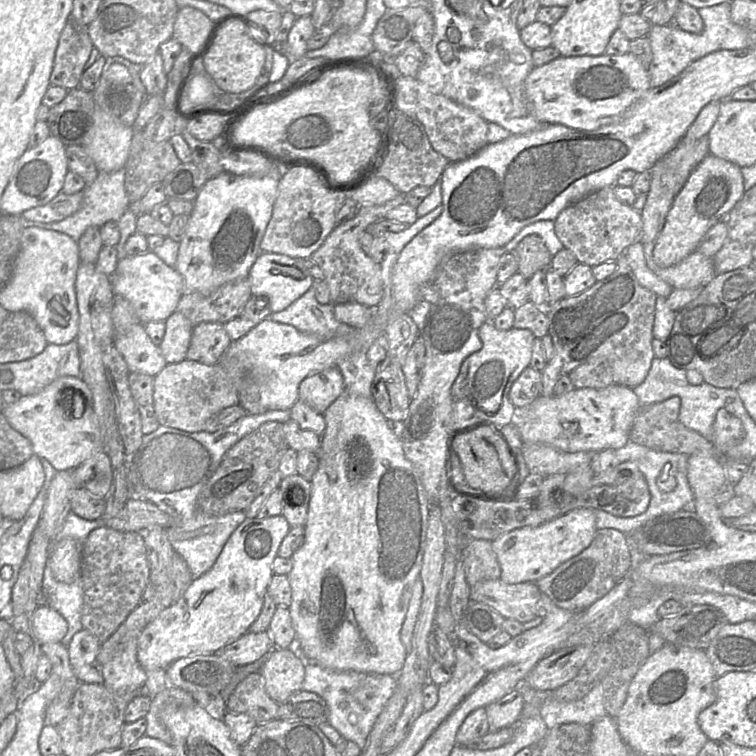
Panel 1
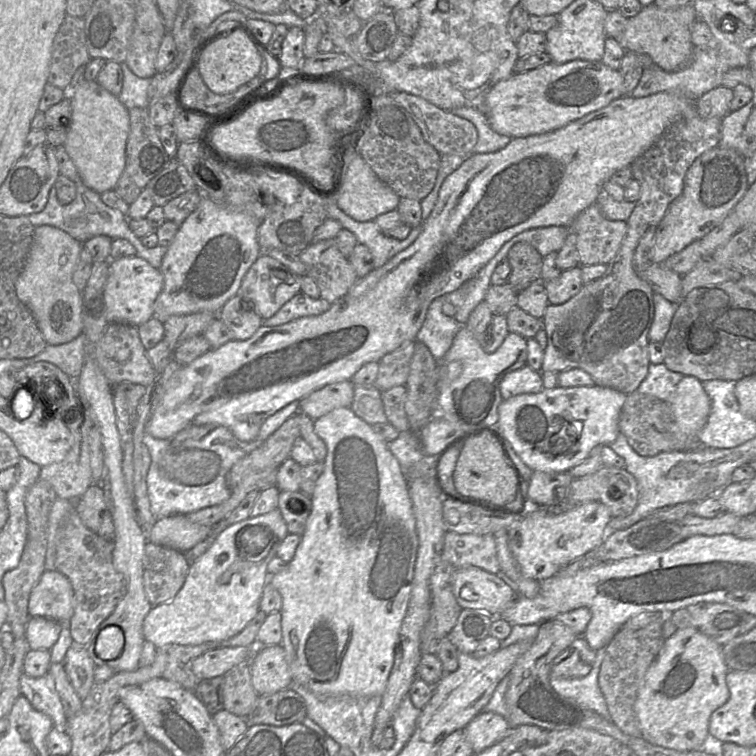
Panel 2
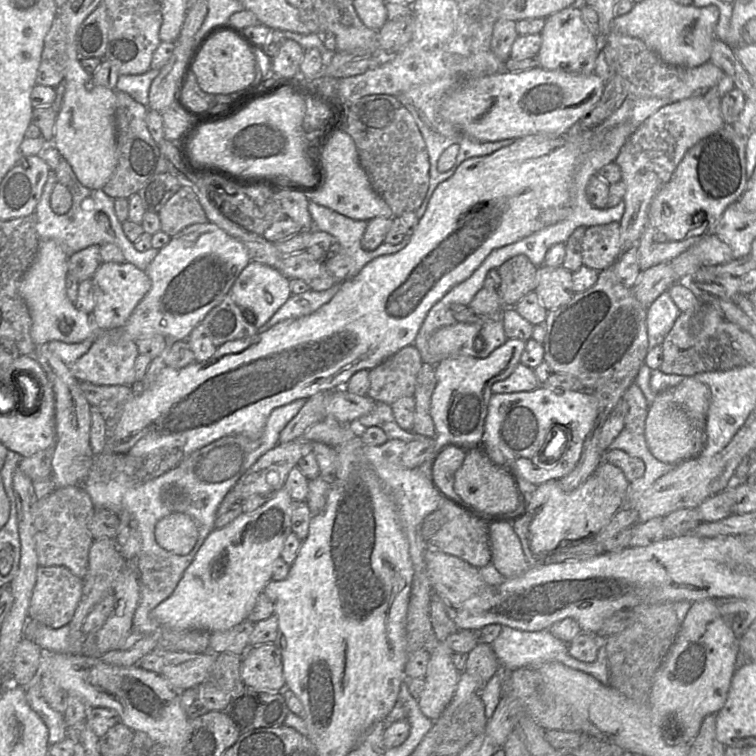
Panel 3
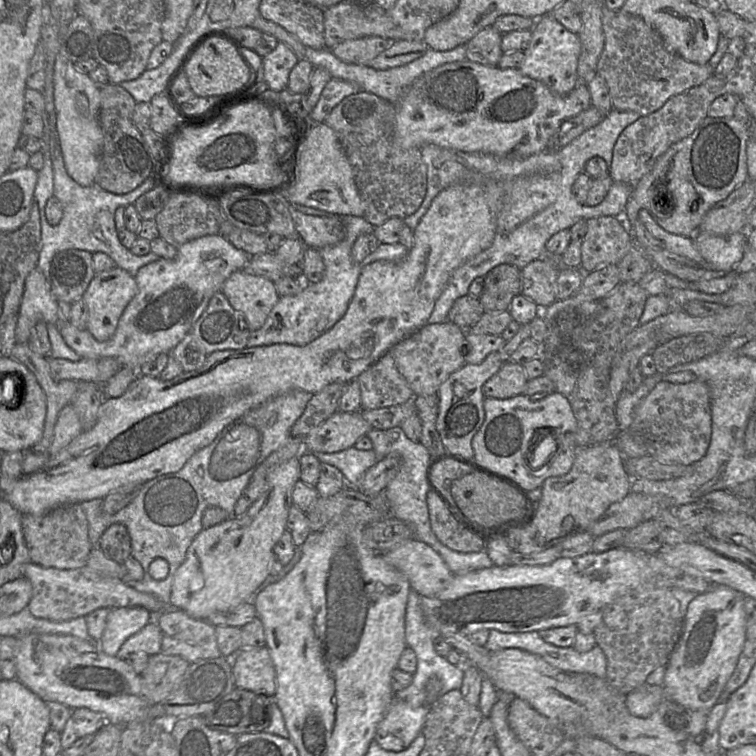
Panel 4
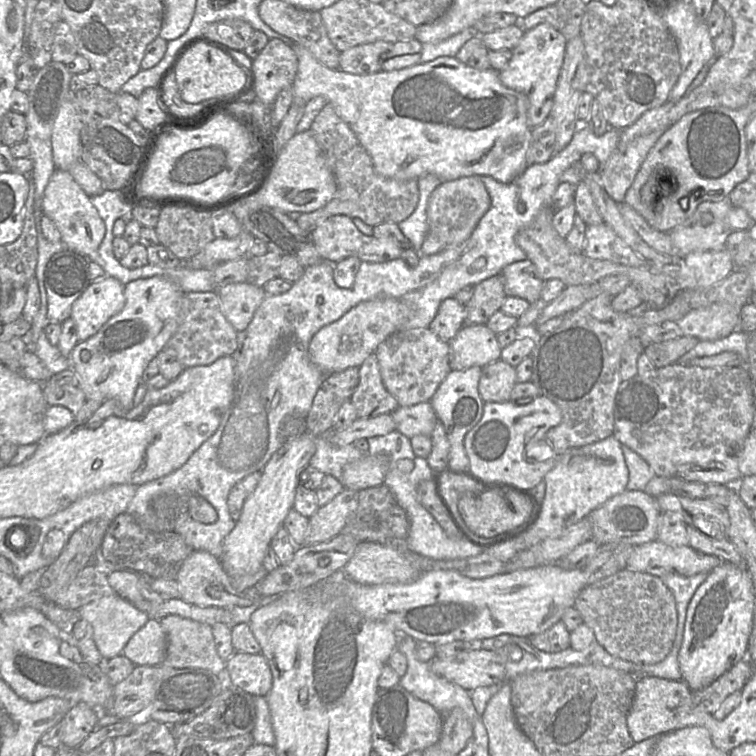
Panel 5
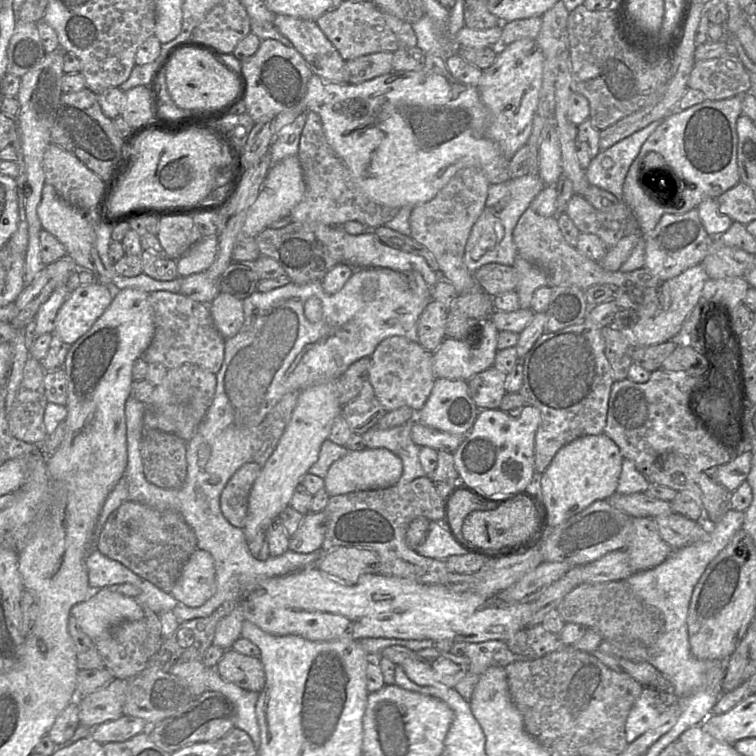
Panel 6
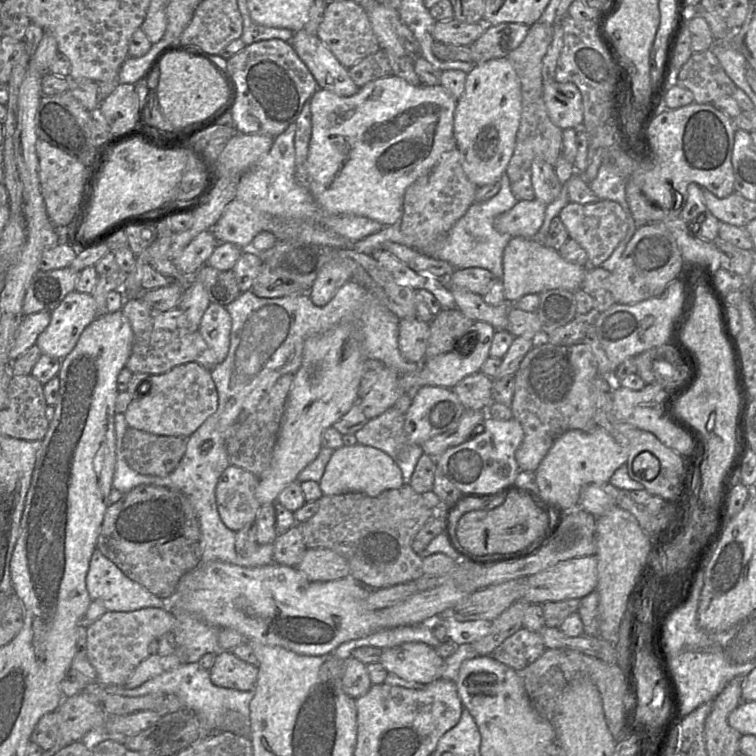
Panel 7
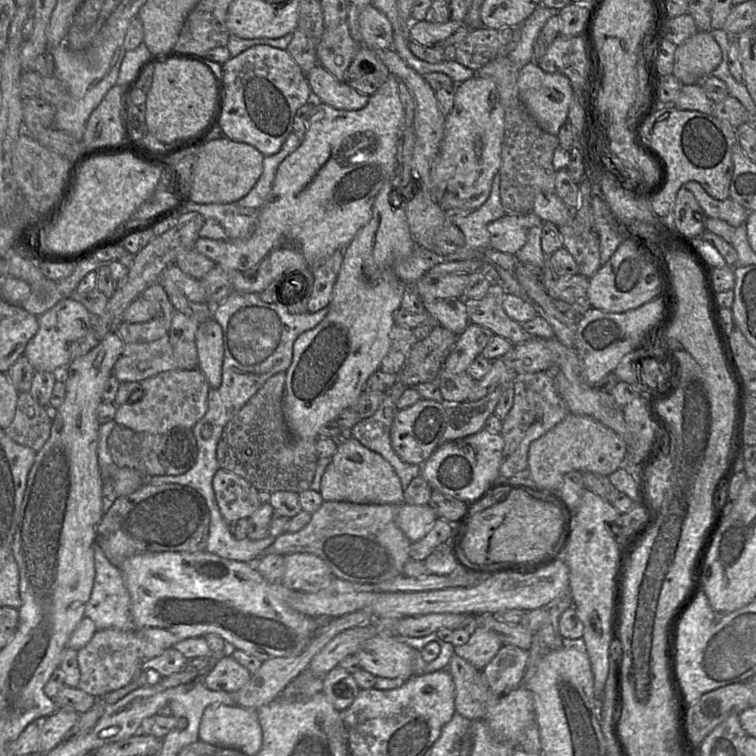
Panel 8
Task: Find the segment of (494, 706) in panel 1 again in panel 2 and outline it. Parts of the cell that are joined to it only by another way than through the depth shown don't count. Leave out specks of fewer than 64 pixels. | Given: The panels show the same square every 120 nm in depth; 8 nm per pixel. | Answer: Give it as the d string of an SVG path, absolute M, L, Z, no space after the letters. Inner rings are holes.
M481 712L464 728L464 734L474 753L500 742L509 732L507 720L495 712Z

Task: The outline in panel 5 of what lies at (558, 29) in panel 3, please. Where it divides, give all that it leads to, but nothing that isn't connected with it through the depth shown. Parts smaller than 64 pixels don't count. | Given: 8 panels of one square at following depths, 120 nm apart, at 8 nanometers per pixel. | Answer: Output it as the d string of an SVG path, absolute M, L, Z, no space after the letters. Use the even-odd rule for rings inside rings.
M538 24L524 32L519 43L512 49L512 57L507 66L499 71L499 78L506 87L526 95L527 122L532 129L539 126L552 109L566 45L567 40L557 28L550 24Z

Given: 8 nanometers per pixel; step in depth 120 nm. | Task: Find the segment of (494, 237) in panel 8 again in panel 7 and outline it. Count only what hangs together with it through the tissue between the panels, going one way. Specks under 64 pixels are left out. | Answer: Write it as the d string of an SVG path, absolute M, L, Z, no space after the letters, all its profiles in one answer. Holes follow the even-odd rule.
M532 199L518 201L510 210L493 220L496 231L513 237L532 238L543 223L547 205Z

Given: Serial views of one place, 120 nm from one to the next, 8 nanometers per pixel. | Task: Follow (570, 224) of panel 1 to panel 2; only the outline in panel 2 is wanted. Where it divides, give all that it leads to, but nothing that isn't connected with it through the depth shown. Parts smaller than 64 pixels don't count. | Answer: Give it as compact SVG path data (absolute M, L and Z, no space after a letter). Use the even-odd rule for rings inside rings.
M595 202L569 226L577 238L579 266L609 264L619 252L627 232L627 222L608 219Z

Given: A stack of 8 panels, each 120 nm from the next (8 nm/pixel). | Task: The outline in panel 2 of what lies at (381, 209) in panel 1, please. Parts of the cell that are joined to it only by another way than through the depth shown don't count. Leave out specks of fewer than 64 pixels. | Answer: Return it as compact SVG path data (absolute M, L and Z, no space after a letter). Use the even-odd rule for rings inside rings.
M335 238L313 242L299 258L330 304L338 301L358 281L359 276L348 258L340 251Z

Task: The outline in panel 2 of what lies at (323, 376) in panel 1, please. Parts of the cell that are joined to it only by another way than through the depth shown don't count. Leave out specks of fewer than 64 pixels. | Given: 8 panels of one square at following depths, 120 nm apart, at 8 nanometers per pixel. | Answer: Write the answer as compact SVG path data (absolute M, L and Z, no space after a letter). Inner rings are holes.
M350 380L327 384L299 400L299 412L316 420L340 407L351 407L354 384Z

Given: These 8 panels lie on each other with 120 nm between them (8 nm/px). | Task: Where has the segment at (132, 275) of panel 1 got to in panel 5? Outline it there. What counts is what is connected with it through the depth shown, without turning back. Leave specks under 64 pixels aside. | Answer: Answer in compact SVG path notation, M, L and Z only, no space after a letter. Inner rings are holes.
M106 275L90 282L73 302L70 317L73 319L79 341L96 334L99 329L125 305L124 284Z

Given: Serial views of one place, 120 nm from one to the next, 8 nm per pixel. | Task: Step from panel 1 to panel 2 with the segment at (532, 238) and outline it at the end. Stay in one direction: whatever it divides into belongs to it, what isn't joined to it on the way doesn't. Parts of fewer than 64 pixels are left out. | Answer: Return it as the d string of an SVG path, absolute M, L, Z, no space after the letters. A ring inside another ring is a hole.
M527 242L515 244L507 255L511 266L508 283L518 292L522 292L533 282L541 280L544 257Z

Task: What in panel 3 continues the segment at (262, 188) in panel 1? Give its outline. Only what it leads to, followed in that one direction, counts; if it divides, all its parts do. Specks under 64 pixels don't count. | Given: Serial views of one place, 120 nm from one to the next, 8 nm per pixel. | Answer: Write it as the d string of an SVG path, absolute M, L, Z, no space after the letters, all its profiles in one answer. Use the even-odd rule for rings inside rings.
M208 221L186 227L159 250L157 256L146 268L145 272L151 281L151 288L124 326L117 329L122 329L134 341L154 335L161 335L167 340L186 340L207 313L229 294L235 280L250 262L245 246L215 224Z

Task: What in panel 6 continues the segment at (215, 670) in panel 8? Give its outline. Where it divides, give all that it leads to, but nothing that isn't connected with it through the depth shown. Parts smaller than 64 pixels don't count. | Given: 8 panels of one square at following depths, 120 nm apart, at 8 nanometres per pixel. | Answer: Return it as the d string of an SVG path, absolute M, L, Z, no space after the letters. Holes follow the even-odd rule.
M234 649L225 651L215 670L223 680L248 691L260 693L266 683L260 658L246 656Z

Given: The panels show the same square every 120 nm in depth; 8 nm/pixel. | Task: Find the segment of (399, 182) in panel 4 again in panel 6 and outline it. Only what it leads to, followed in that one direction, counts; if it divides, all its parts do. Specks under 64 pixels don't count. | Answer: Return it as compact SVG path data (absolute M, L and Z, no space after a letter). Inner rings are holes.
M314 111L307 112L298 157L302 167L305 192L302 200L290 213L293 222L342 226L346 222L357 221L369 231L373 231L377 227L384 226L398 214L399 208L375 203L355 184L348 168L328 145L321 117Z

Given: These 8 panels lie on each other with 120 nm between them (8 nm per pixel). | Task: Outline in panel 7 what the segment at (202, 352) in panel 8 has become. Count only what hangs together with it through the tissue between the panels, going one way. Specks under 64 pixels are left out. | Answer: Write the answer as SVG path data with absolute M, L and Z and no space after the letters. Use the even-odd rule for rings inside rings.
M210 303L206 309L198 331L213 351L217 364L223 362L230 347L232 320L226 307Z

